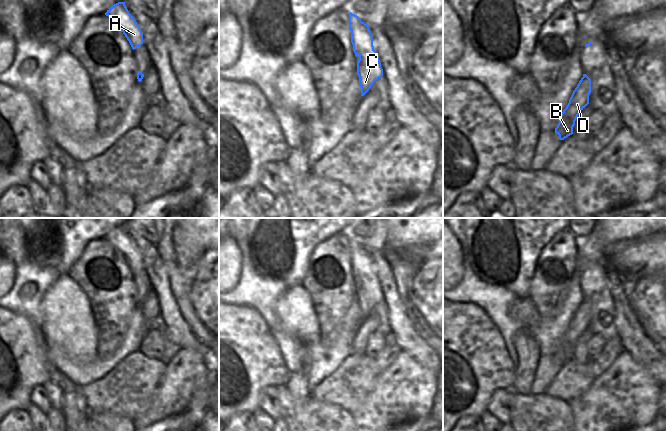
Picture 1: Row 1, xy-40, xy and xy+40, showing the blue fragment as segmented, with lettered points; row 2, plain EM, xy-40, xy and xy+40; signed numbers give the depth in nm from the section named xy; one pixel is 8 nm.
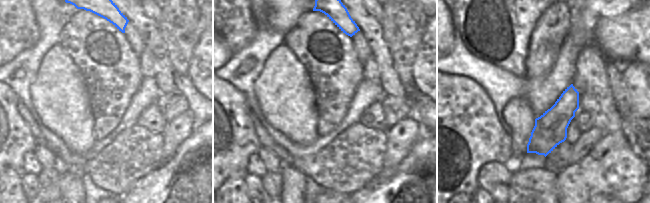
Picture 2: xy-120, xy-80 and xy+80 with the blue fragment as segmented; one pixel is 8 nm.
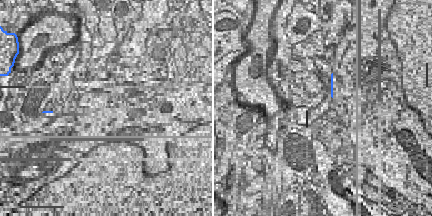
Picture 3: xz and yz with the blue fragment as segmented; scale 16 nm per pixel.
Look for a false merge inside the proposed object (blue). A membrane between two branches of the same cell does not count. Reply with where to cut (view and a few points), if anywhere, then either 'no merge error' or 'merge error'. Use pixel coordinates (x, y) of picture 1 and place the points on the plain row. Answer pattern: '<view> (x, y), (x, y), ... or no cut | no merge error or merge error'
xy (373, 273), (367, 277), (358, 278) | merge error

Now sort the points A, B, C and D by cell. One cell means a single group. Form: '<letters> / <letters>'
A / B C D

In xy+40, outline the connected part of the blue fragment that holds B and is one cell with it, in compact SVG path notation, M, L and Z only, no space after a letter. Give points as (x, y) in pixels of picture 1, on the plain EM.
M583 298L555 352L555 357L559 359L560 364L564 364L573 358L573 351L579 337L589 328L590 317L591 303L586 298Z

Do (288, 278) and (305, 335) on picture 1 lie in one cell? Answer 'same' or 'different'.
different

